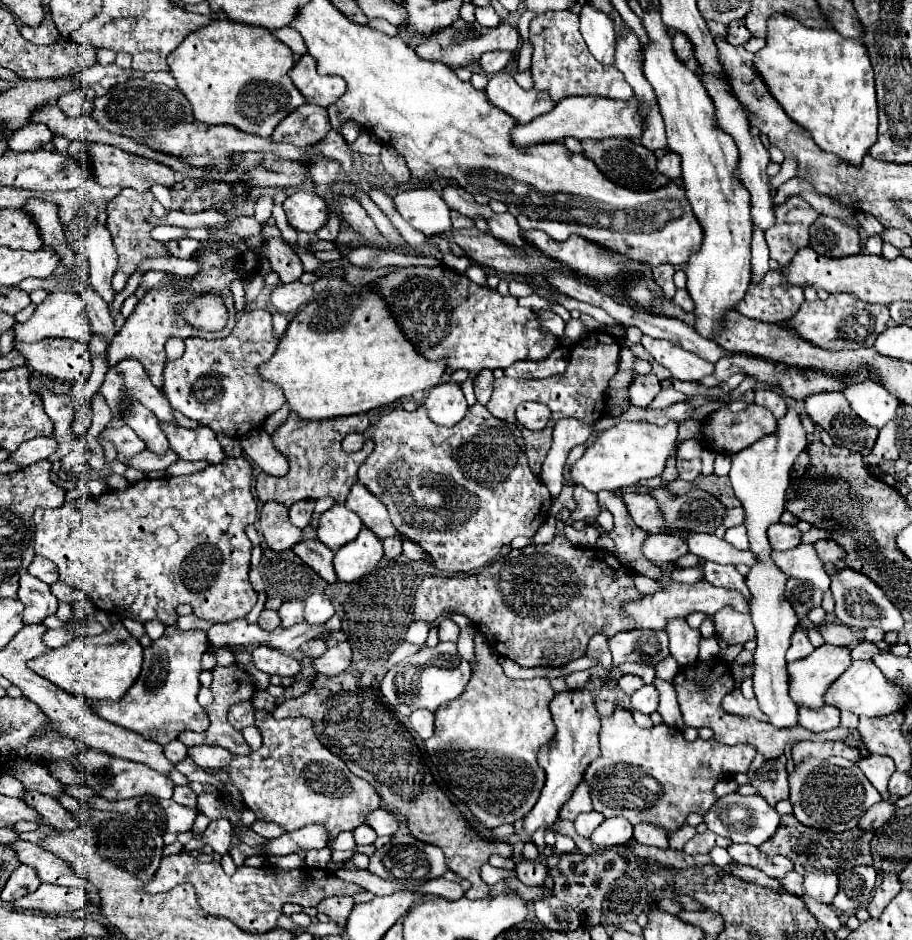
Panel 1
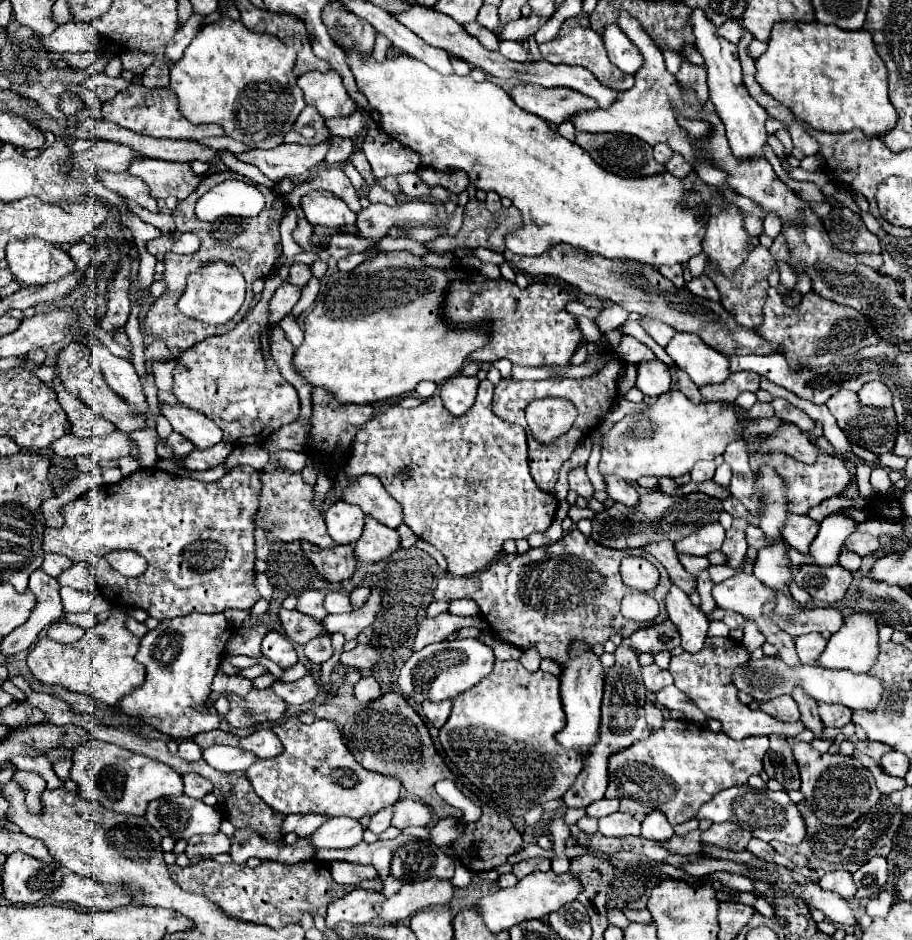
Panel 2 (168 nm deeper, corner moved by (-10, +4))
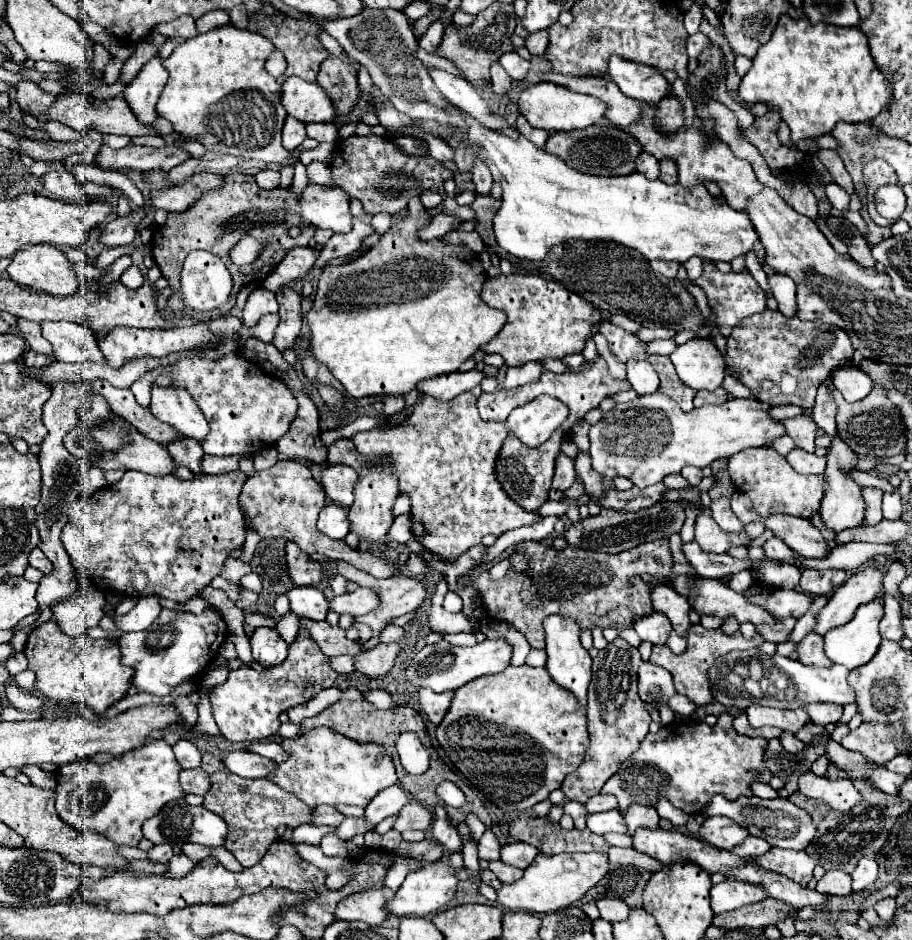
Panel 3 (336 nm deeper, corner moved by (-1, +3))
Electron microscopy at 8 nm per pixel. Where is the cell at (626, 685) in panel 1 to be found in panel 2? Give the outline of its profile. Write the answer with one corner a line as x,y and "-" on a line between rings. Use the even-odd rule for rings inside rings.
655,663
653,665
647,665
643,667
643,681
645,681
645,687
653,693
661,691
663,687
671,685
673,683
673,677
667,669
659,669

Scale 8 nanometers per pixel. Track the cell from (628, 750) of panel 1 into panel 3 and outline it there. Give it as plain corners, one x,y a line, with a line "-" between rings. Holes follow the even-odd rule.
722,714
716,726
708,726
704,722
688,722
688,726
674,724
672,734
662,738
660,734
648,734
640,748
620,764
618,772
608,778
602,788
602,794
612,794
618,798
618,810
626,816
630,804
656,806
658,798
666,798
676,808
696,814
700,812
714,792
722,792
724,796
752,794
750,784
756,780
770,782
770,774
762,768
766,740
740,736
732,728
732,716
-
750,770
762,772
760,778
750,776

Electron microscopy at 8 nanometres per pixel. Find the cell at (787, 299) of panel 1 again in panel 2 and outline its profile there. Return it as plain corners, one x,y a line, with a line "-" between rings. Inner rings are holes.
757,245
751,251
751,255
747,257
747,263
743,263
743,267
739,267
739,271
735,271
735,279
723,279
723,275
709,275
721,293
723,307
737,319
737,323
741,327
757,329
761,325
763,303
767,299
767,273
771,273
773,267
775,267
775,259
771,257
771,253
765,247

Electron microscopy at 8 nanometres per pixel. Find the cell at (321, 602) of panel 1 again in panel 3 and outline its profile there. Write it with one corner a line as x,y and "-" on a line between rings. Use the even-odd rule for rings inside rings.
356,588
354,592
348,592
348,594
342,594
342,596
334,596
330,600
330,610
332,612
350,614
350,616
368,614
376,606
378,606
378,598
374,596
374,592
370,588

